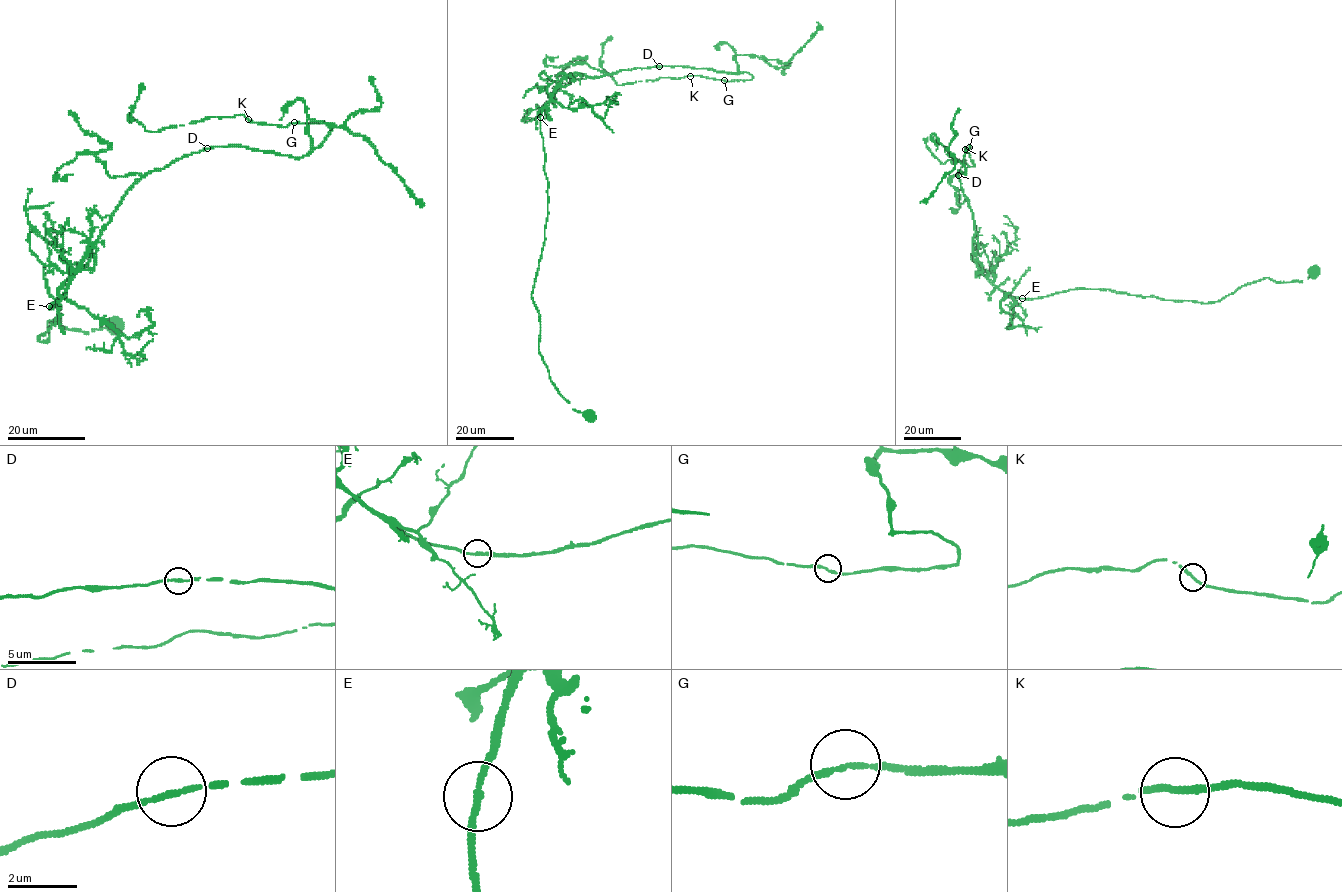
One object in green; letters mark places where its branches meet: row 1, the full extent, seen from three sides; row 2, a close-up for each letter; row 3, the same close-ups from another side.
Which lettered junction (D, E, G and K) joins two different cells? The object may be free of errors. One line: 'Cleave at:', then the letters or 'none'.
Cleave at: none

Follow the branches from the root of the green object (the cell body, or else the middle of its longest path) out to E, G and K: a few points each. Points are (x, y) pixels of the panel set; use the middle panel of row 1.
E: (590, 415), (574, 410), (560, 394), (539, 351), (540, 317), (532, 291), (545, 240), (548, 213), (540, 117)
G: (590, 415), (560, 394), (539, 351), (543, 107), (572, 73), (752, 76), (724, 80)
K: (590, 415), (560, 394), (539, 351), (541, 112), (572, 73), (686, 66), (752, 79), (690, 76)

